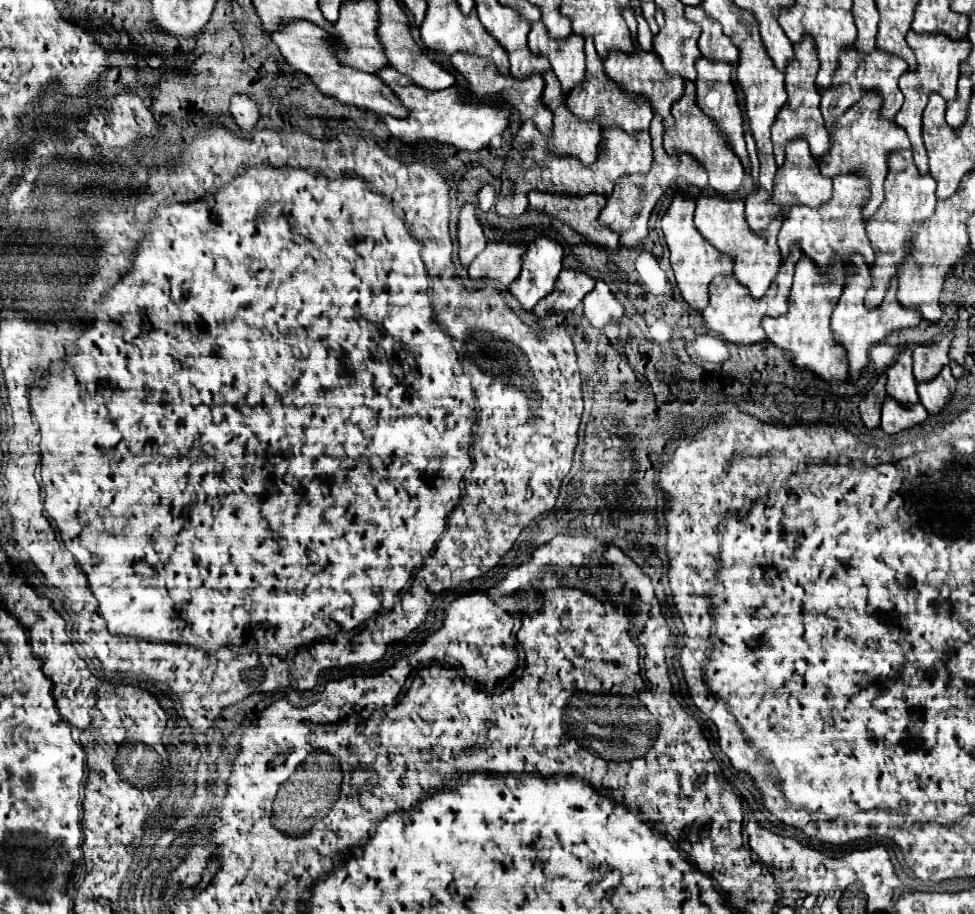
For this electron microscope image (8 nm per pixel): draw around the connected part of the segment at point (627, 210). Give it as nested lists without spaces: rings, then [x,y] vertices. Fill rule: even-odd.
[[[660,117],[652,119],[650,137],[652,137],[652,145],[654,145],[652,169],[648,173],[644,173],[644,175],[636,173],[636,175],[620,177],[620,181],[616,181],[616,189],[612,191],[612,197],[608,197],[608,203],[602,209],[602,213],[600,213],[600,221],[602,223],[608,223],[616,231],[620,231],[620,245],[624,245],[624,247],[636,247],[642,239],[648,237],[650,213],[652,213],[656,201],[668,189],[670,181],[676,181],[678,177],[682,177],[682,179],[688,179],[688,183],[696,185],[698,189],[706,189],[708,187],[708,173],[706,173],[706,169],[702,169],[702,165],[692,155],[680,153],[680,151],[676,151],[674,155],[668,155],[664,151],[664,147],[662,147],[662,123],[660,123]]]

